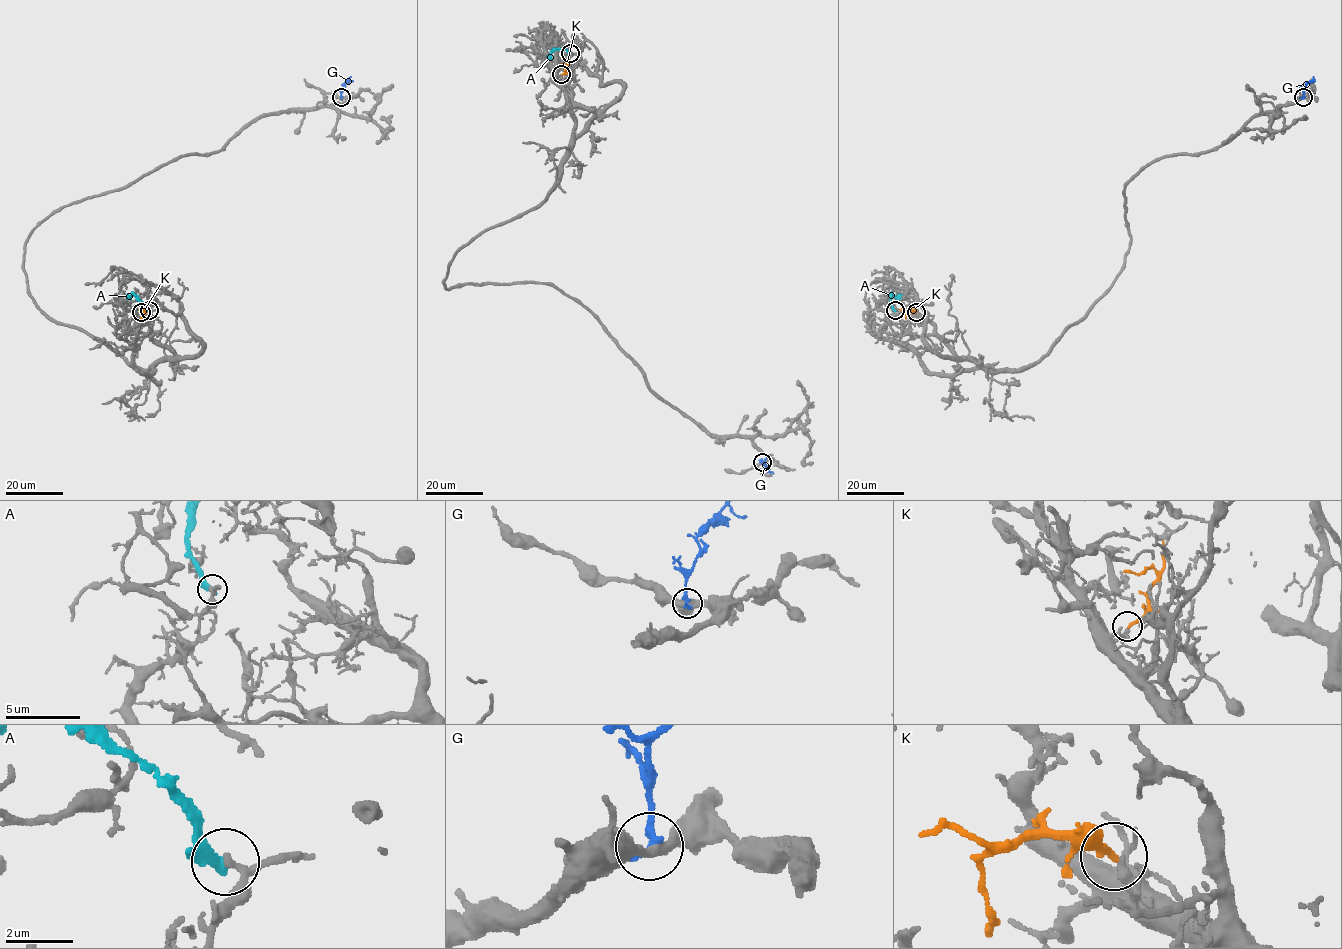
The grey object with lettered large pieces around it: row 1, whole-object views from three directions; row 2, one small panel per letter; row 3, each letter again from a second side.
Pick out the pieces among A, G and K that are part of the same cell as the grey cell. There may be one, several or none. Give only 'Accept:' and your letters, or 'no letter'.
Accept: K

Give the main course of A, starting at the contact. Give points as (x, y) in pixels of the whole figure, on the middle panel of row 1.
A: (569, 53), (564, 48), (554, 49), (548, 60)

